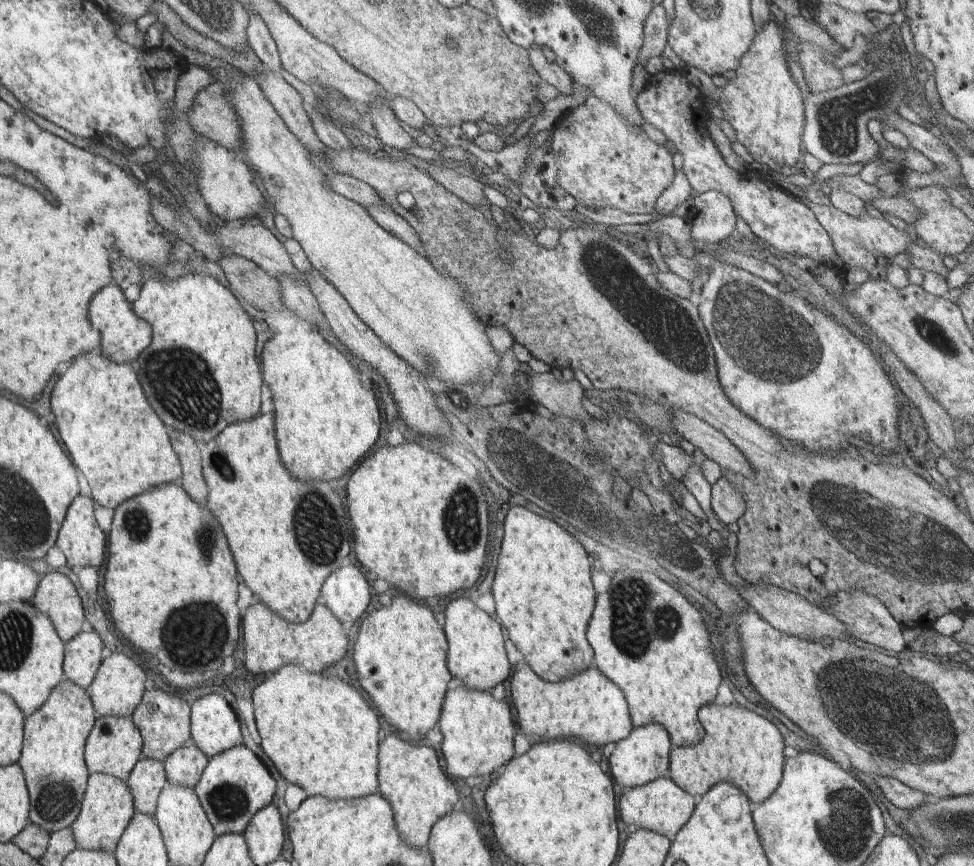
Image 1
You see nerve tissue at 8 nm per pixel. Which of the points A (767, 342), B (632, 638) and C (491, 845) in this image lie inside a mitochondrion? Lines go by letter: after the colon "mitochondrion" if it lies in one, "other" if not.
A: mitochondrion
B: mitochondrion
C: other

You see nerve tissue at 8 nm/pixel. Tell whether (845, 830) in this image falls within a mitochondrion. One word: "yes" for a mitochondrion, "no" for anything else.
yes

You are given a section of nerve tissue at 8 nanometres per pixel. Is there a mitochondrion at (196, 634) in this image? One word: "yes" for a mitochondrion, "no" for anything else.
yes

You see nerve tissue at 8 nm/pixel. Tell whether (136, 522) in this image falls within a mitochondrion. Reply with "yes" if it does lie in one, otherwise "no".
yes

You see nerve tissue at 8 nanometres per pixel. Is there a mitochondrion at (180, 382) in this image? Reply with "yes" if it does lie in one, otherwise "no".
yes

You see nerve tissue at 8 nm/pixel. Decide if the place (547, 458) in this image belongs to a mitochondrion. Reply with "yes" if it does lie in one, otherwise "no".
yes

